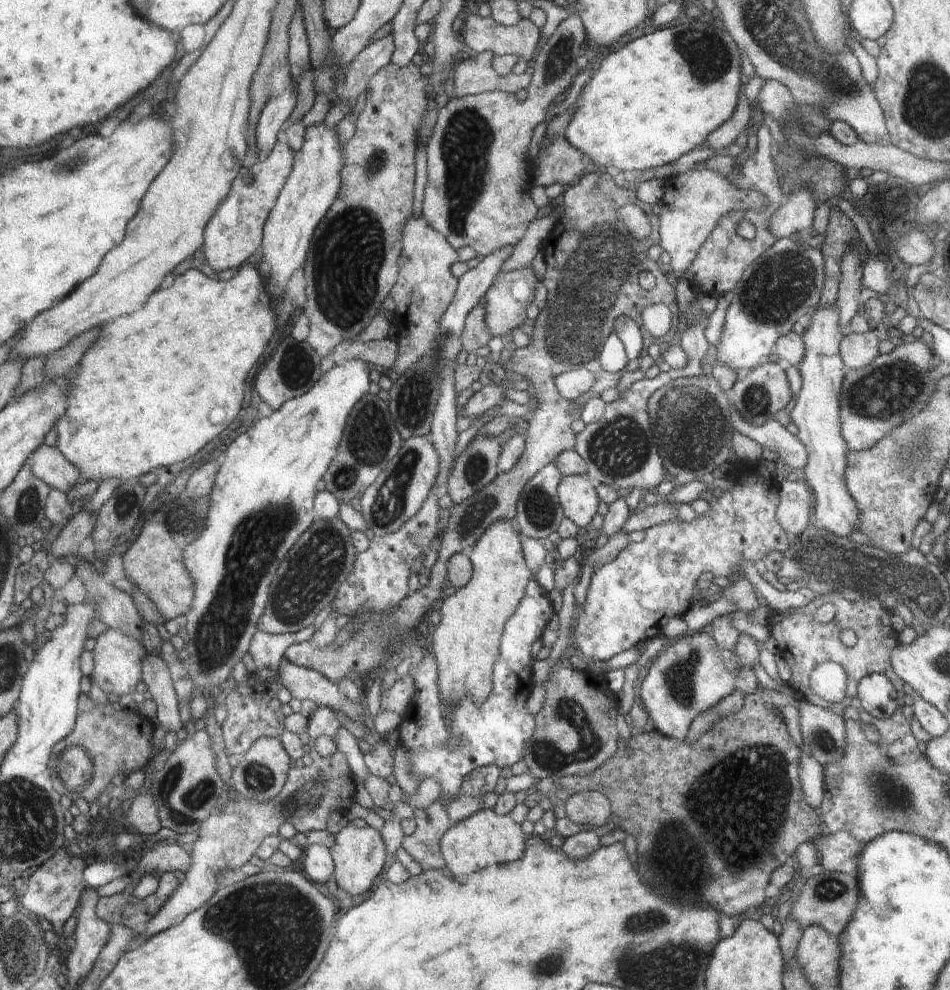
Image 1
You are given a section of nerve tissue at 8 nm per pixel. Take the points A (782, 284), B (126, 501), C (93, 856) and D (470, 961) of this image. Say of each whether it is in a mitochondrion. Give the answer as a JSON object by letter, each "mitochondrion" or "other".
{"A":"mitochondrion","B":"mitochondrion","C":"other","D":"other"}

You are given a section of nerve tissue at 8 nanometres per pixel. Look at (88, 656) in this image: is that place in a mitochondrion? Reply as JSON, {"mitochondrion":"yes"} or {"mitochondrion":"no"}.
{"mitochondrion":"no"}

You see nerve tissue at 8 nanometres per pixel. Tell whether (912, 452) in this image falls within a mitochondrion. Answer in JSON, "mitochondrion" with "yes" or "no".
{"mitochondrion":"yes"}

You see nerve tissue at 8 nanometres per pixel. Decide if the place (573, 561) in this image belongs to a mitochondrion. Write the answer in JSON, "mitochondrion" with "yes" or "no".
{"mitochondrion":"no"}

